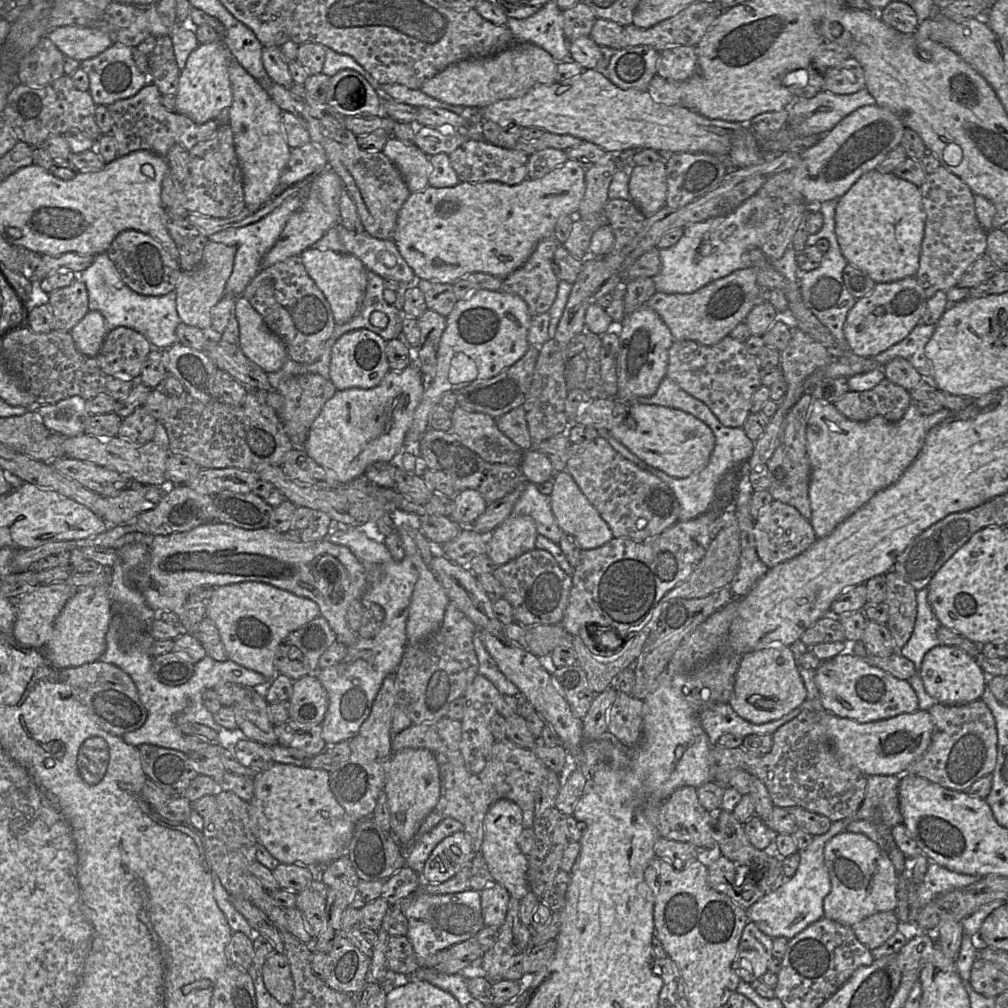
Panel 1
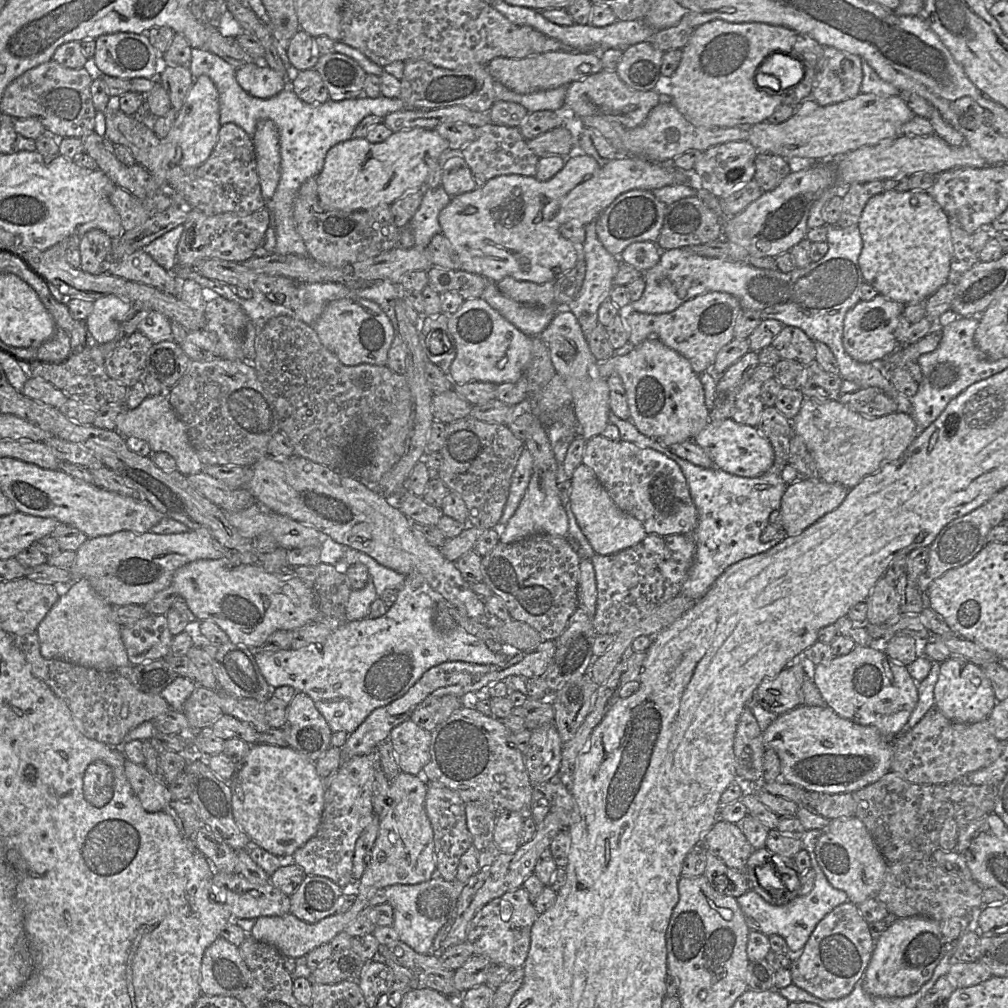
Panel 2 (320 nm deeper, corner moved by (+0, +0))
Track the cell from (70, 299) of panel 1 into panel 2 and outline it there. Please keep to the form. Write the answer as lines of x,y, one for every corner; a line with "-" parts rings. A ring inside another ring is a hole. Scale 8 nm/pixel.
91,229
81,236
78,247
81,257
80,269
90,274
105,271
105,260
111,252
112,240
99,229

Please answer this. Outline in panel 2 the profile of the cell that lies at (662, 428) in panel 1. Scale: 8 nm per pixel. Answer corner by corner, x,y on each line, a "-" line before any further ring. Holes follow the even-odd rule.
733,419
710,421
693,439
712,459
716,468
740,476
754,477
770,470
774,451
756,426
740,424

